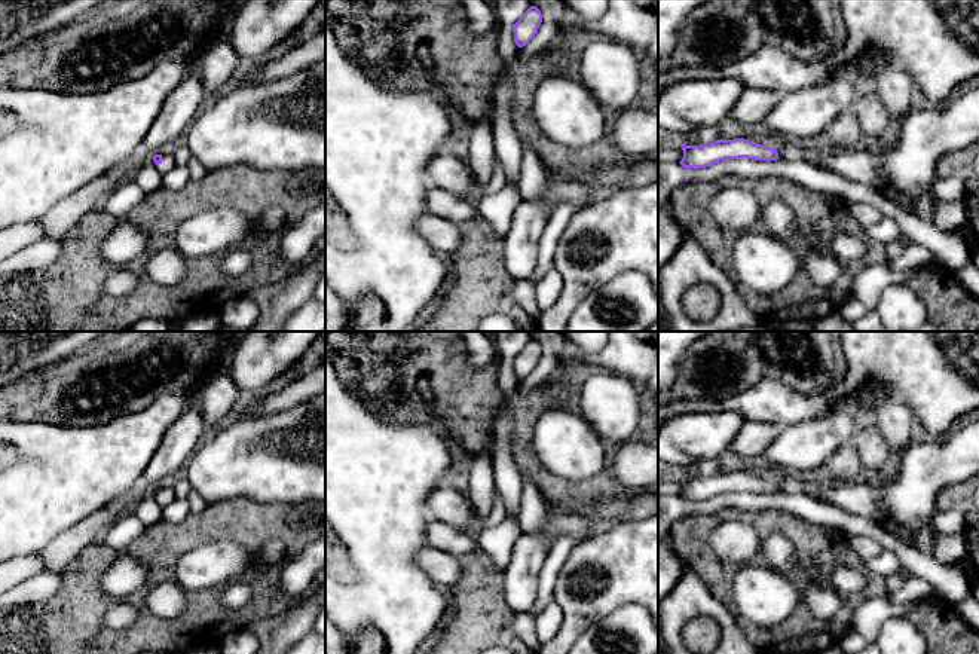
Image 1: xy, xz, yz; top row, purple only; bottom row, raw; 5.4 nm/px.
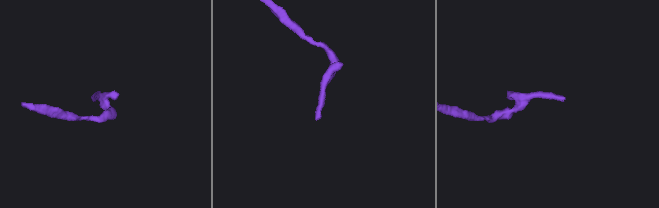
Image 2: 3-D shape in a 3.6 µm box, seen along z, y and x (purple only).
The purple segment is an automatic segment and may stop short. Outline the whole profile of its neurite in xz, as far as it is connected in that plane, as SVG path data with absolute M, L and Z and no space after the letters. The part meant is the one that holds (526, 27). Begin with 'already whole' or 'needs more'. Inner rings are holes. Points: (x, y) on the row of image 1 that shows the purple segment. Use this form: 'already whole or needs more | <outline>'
already whole | M530 6L515 24L513 24L514 42L518 48L526 46L538 33L542 13L536 6Z

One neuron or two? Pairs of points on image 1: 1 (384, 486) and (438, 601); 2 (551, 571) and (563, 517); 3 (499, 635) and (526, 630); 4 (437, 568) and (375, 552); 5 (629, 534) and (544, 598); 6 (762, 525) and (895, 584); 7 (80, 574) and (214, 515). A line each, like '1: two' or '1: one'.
1: one
2: two
3: two
4: two
5: two
6: two
7: one

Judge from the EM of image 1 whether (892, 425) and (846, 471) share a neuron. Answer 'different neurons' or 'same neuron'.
same neuron

